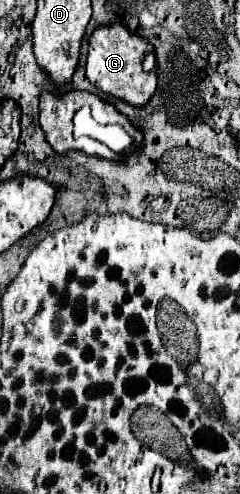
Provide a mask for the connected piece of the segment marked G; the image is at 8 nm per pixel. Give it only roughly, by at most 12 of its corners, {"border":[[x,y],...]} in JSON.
{"border":[[122,23],[88,39],[86,75],[142,107],[154,95],[152,43]]}

